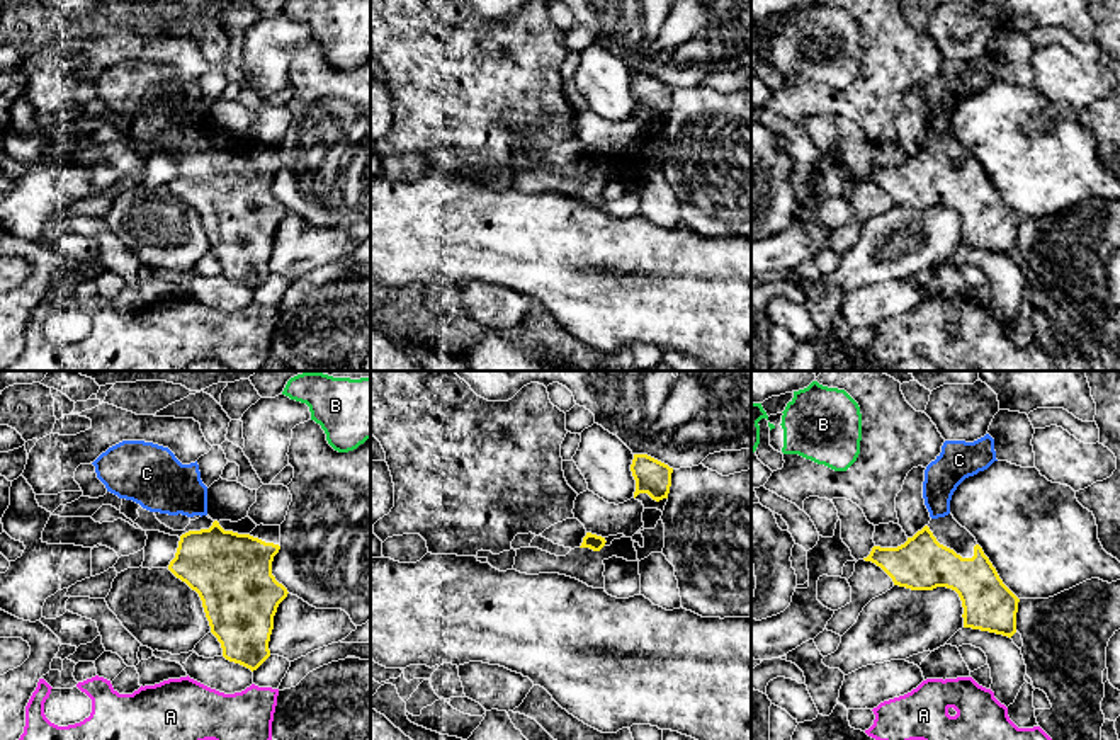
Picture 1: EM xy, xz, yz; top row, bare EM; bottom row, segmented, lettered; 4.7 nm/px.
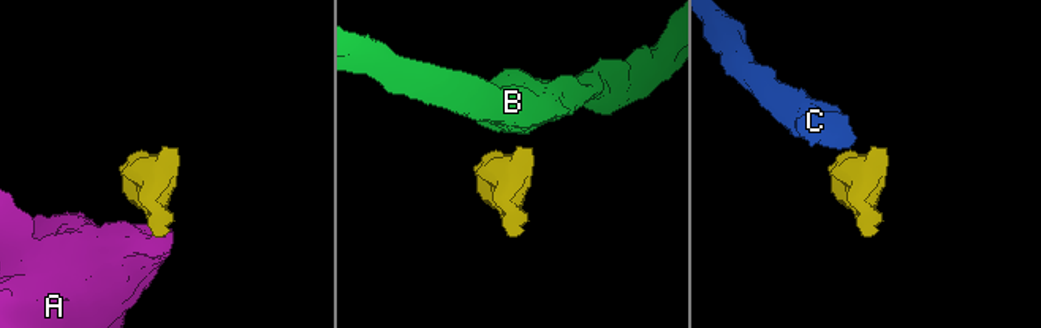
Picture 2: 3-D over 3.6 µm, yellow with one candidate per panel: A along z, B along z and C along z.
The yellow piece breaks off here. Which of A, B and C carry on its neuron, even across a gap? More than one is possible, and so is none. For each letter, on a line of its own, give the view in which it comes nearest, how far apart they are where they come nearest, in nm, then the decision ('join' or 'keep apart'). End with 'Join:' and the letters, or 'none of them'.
A: view xy; gap 60 nm; keep apart
B: view yz; gap 380 nm; keep apart
C: view yz; gap 50 nm; join
Join: C

